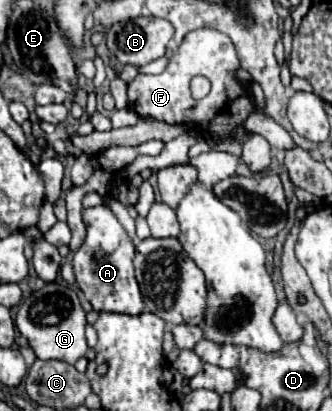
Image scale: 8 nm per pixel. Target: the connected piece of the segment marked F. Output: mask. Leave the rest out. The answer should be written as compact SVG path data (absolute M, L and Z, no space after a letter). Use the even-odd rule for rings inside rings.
M207 28L193 30L185 36L179 50L171 56L171 62L165 68L165 72L157 76L137 74L135 80L129 82L129 106L135 108L139 116L149 116L155 120L163 120L167 124L211 120L211 124L193 124L193 126L205 128L207 136L235 134L239 140L243 140L245 136L243 122L253 110L257 110L257 106L251 100L247 86L243 86L233 76L237 68L239 68L239 60L229 36L217 30L207 30ZM197 58L211 58L211 64L201 62ZM197 74L207 76L211 80L211 92L201 100L195 100L189 90L189 80Z

